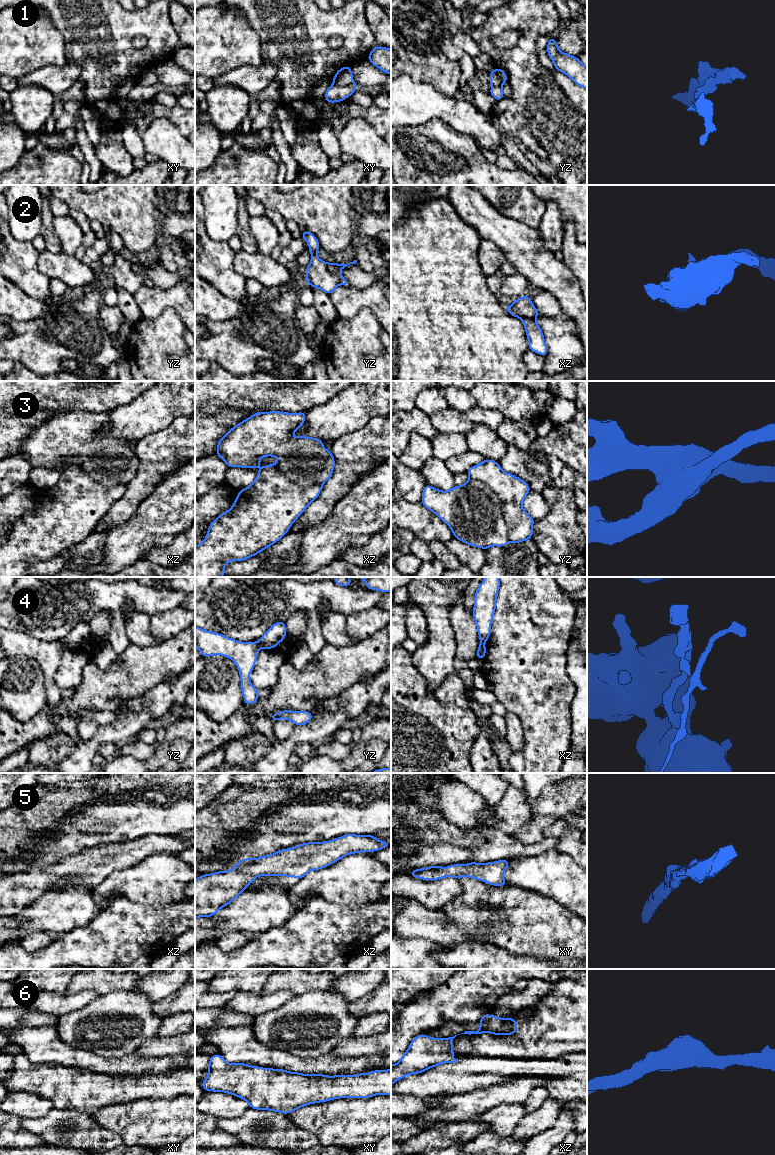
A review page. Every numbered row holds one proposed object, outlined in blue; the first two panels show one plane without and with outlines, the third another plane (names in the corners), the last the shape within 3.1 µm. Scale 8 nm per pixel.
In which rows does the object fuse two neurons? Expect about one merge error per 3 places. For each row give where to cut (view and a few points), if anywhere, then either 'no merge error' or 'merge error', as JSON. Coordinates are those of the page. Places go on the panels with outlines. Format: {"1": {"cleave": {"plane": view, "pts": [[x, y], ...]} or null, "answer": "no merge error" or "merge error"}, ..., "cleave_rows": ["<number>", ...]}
{"1": {"cleave": {"plane": "xy", "pts": [[353, 82], [347, 85], [333, 84]]}, "answer": "merge error"}, "2": {"cleave": null, "answer": "no merge error"}, "3": {"cleave": {"plane": "yz", "pts": [[469, 478], [486, 484], [497, 495], [510, 541]]}, "answer": "merge error"}, "4": {"cleave": {"plane": "yz", "pts": [[257, 642], [261, 646]]}, "answer": "merge error"}, "5": {"cleave": null, "answer": "no merge error"}, "6": {"cleave": null, "answer": "no merge error"}, "cleave_rows": ["1", "3", "4"]}

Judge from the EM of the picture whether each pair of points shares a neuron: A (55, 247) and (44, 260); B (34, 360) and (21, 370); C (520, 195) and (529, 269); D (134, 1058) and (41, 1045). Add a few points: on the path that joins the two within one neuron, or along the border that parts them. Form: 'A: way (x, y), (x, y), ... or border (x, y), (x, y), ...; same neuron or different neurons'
A: border (46, 248), (55, 253), (62, 251); different neurons
B: border (16, 363), (22, 363), (30, 370); different neurons
C: border (501, 214), (537, 229); different neurons
D: way (111, 1064), (100, 1064), (88, 1059), (64, 1055); same neuron

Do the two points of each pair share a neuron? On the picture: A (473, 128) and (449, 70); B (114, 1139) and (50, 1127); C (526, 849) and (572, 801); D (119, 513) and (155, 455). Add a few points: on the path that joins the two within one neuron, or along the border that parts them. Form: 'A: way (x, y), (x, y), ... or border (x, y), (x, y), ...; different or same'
A: border (436, 89), (449, 96), (459, 96); different
B: way (98, 1137), (85, 1134), (66, 1134); same
C: border (510, 836), (526, 843), (533, 843); different
D: way (131, 499), (146, 481), (151, 469); same

